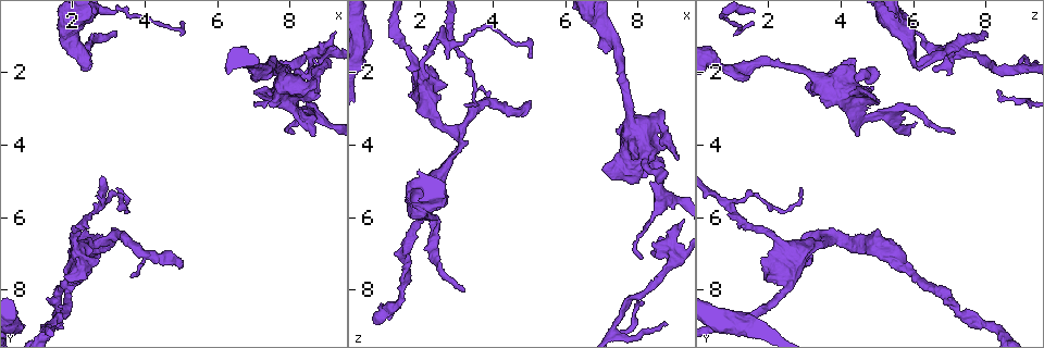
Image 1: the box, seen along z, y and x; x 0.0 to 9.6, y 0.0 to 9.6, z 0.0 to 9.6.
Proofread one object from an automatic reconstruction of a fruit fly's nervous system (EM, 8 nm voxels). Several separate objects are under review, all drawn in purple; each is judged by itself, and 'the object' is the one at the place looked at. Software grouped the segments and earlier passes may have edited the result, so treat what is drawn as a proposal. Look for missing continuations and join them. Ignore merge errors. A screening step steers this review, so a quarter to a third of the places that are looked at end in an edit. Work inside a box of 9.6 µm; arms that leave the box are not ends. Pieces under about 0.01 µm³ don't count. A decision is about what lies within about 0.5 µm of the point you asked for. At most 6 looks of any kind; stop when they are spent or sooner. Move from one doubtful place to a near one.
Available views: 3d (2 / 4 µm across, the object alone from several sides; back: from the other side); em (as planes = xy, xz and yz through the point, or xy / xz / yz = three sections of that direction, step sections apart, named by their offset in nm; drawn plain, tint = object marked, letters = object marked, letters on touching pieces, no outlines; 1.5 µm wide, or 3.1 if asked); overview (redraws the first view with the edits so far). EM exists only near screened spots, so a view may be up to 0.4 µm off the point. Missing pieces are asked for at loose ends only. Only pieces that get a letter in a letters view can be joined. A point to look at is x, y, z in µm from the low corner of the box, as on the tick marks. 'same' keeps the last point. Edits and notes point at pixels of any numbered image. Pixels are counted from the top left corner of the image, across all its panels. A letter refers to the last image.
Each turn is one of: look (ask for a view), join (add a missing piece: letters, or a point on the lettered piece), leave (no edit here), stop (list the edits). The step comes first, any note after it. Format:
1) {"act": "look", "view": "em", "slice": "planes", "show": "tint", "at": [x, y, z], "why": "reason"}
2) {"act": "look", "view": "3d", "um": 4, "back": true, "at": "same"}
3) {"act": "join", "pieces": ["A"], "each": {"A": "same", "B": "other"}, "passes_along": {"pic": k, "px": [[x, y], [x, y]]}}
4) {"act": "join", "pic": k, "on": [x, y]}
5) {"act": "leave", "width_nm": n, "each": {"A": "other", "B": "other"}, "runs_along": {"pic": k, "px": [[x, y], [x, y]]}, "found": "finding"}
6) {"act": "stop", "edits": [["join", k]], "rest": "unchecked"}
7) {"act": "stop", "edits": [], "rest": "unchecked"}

{"act": "look", "view": "3d", "um": 2, "at": [8.65, 1.85, 6.55], "why": "branch stops here"}

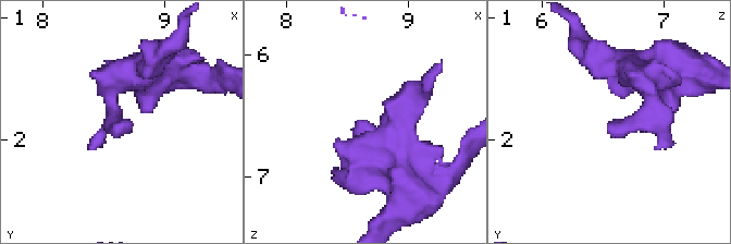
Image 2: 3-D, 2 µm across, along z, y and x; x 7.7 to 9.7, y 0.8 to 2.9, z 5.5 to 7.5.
{"act": "look", "view": "em", "slice": "yz", "step": 8, "show": "plain", "at": [8.68, 1.86, 6.54], "why": "now the EM"}

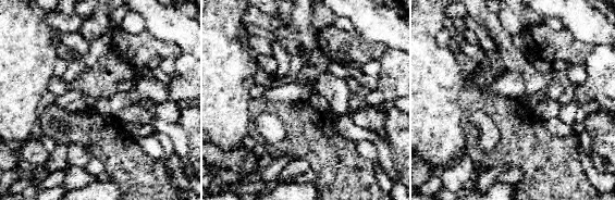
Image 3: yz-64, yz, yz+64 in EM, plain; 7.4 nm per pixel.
{"act": "look", "view": "em", "slice": "yz", "step": 8, "show": "letters", "at": "same"}

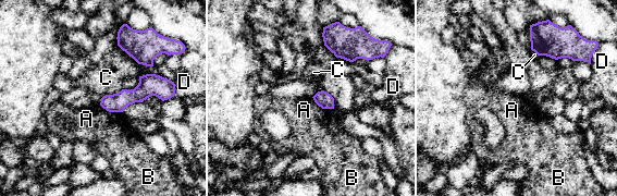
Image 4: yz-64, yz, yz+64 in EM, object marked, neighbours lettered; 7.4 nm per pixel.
{"act": "leave", "longest_contact_nm": ["C", 220], "each": {"A": "other", "B": "other", "C": "other", "D": "other"}, "border": {"pic": 4, "px": [[312, 97], [321, 107]]}, "found": "no lettered piece goes on from it"}

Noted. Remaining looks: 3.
{"act": "look", "view": "3d", "um": 4, "at": [8.20, 2.45, 4.95], "why": "thick end"}

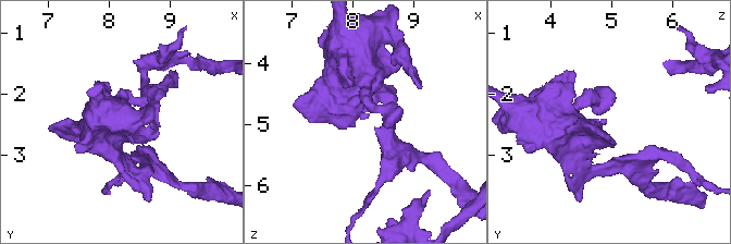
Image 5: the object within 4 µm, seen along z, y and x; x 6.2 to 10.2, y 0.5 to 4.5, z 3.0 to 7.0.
{"act": "look", "view": "em", "slice": "planes", "show": "letters", "at": [8.20, 2.40, 4.90]}

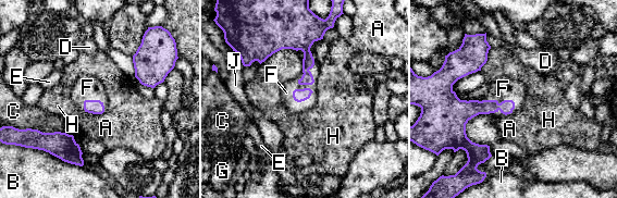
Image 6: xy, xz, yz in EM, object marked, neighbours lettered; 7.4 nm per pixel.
{"act": "join", "pieces": ["F"], "longest_contact_nm": ["B", 340], "each": {"A": "other", "B": "other", "C": "other", "D": "other", "E": "other", "F": "same", "G": "other", "H": "other", "J": "other"}, "found": "the neuron continues"}

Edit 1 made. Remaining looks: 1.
{"act": "stop", "edits": [["join", 6]], "rest": "unchecked"}

